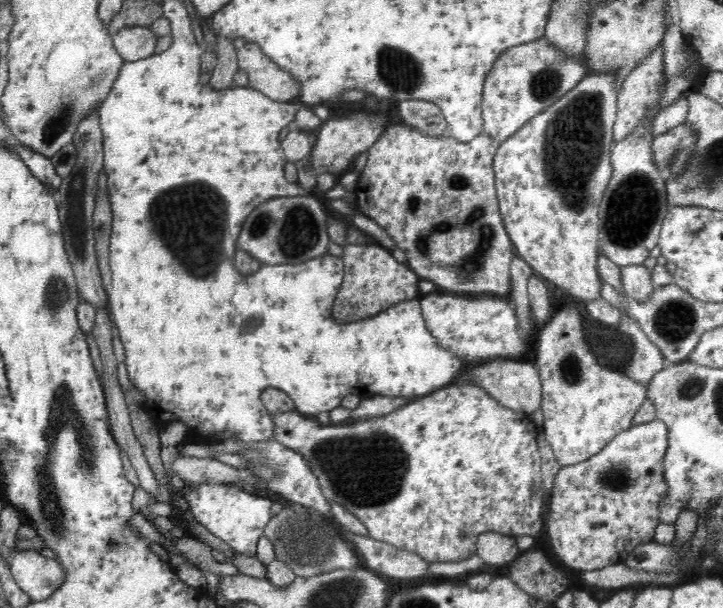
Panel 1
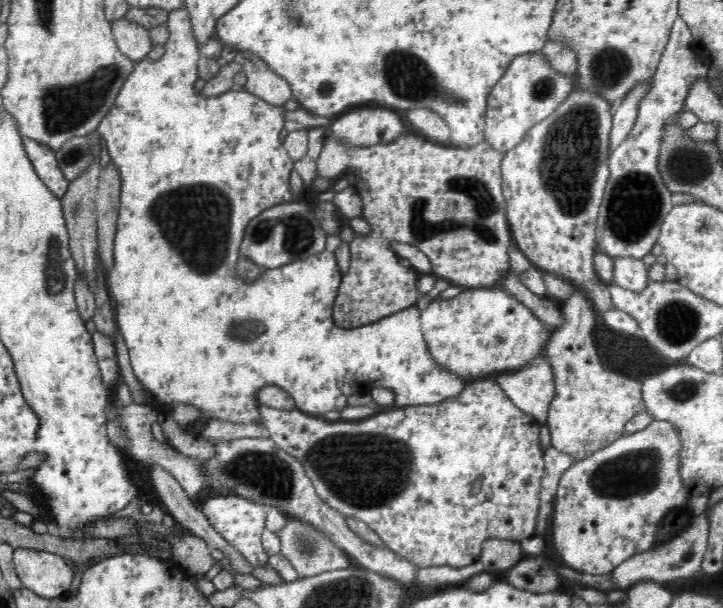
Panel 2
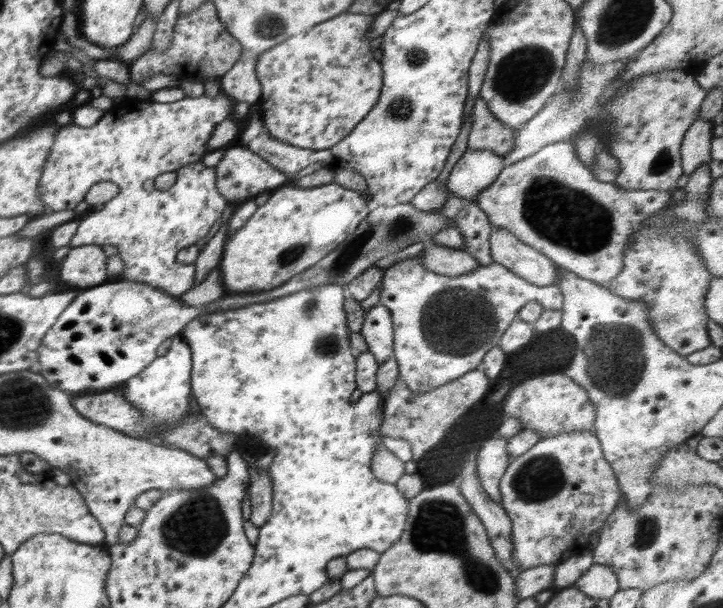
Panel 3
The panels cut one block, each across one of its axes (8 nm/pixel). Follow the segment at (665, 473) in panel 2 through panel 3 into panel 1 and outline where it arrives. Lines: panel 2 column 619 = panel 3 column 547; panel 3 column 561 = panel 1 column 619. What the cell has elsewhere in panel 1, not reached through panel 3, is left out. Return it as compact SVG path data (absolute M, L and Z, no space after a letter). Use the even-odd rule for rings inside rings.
M656 418L620 432L601 452L588 460L558 470L550 492L550 512L545 522L551 548L561 562L580 571L600 570L625 562L638 544L653 541L654 532L661 523L658 508L660 502L668 496L668 483L664 479L664 456L668 448L668 427Z

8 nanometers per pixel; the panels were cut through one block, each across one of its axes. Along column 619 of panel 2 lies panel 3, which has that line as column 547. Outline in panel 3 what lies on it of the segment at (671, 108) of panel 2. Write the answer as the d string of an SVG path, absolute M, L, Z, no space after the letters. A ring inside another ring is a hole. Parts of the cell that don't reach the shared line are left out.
M569 140L546 144L520 162L505 166L494 183L476 195L477 205L488 215L492 228L504 227L518 240L535 248L544 256L576 273L576 275L606 286L624 268L624 250L631 244L630 235L641 228L645 220L669 206L673 190L626 190L609 182L597 181L592 171L580 162Z

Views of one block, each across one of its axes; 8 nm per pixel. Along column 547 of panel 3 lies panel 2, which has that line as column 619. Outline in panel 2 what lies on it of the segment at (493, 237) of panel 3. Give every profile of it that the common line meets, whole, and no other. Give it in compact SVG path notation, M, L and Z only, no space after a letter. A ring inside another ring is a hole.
M613 258L613 283L634 292L640 292L649 283L649 267L642 259Z

